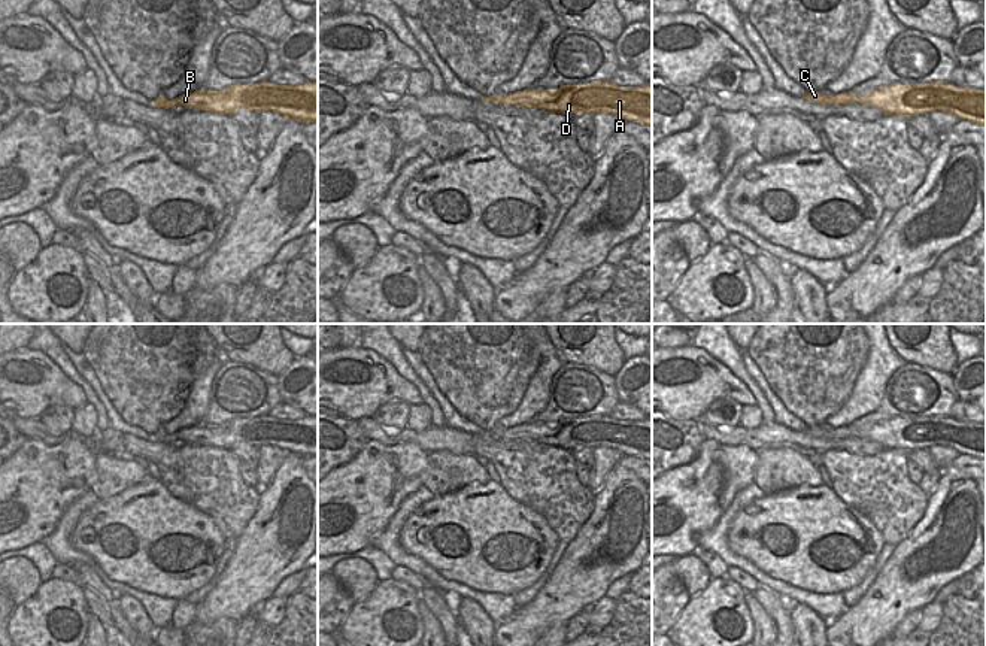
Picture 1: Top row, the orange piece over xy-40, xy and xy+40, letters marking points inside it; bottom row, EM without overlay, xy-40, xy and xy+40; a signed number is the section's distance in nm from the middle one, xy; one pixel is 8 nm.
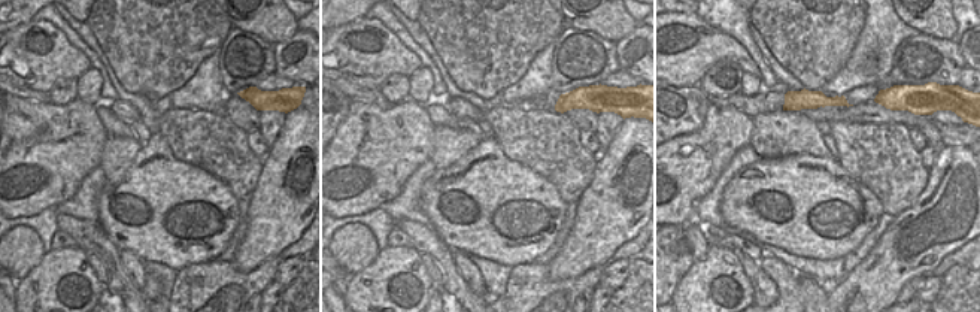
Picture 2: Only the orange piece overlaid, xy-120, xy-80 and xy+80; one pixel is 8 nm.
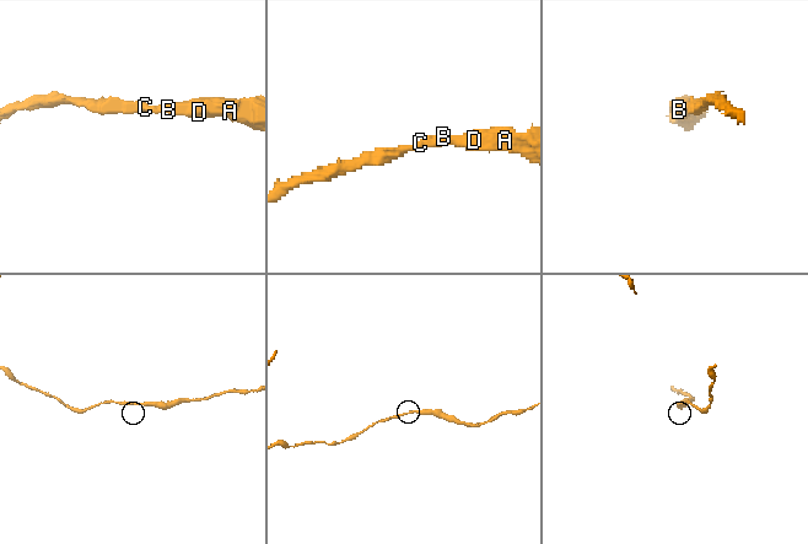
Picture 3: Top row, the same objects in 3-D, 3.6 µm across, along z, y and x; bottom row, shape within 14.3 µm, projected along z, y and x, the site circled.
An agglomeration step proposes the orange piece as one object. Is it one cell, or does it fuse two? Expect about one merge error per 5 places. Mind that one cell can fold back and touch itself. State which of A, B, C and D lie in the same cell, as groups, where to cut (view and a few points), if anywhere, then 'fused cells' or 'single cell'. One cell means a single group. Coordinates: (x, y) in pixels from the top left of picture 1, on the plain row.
groups A B C D; cut none; single cell

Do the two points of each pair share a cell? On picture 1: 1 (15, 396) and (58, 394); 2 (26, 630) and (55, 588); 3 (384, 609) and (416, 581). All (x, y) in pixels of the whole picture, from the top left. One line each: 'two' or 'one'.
1: one
2: one
3: two

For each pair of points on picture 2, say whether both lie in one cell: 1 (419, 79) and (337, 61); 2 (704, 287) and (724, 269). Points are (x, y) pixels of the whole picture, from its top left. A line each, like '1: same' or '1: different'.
1: different
2: same

